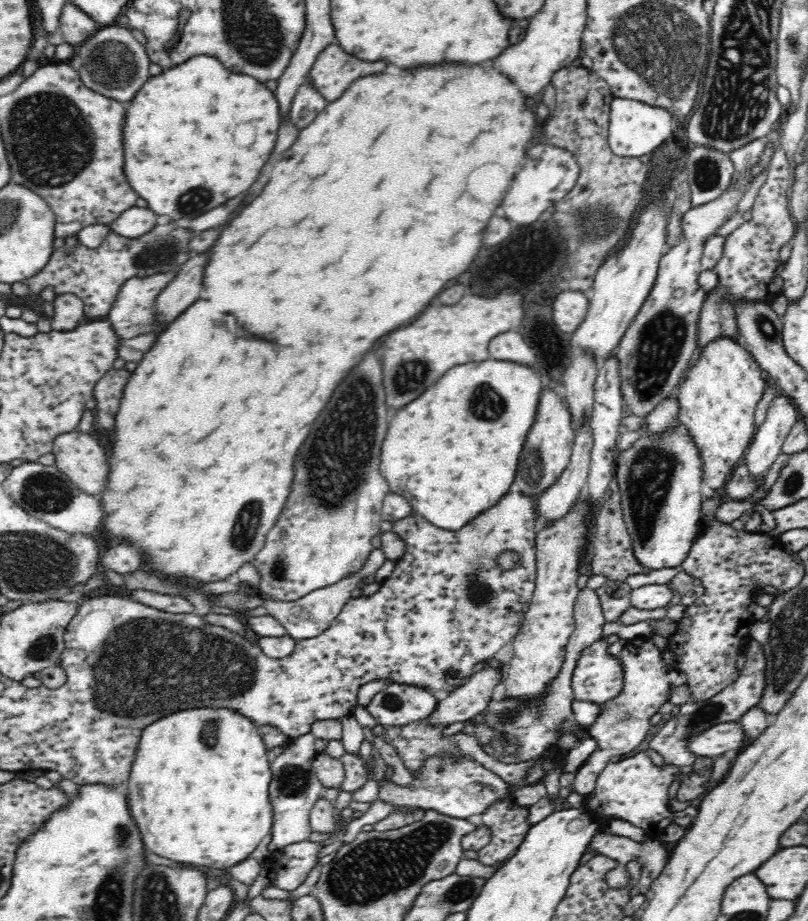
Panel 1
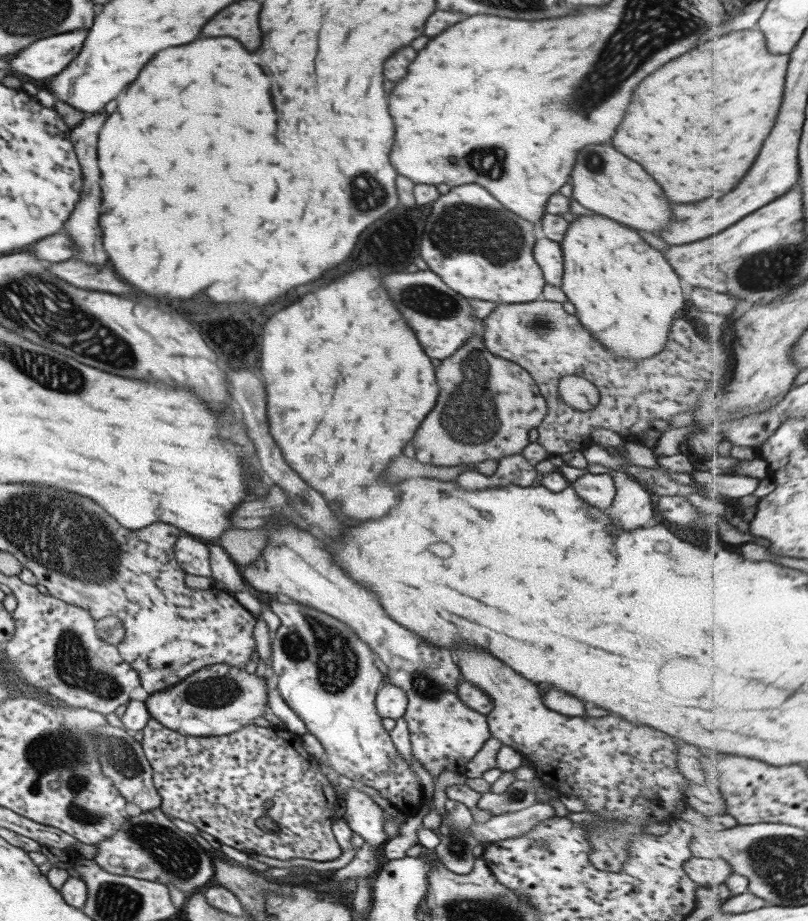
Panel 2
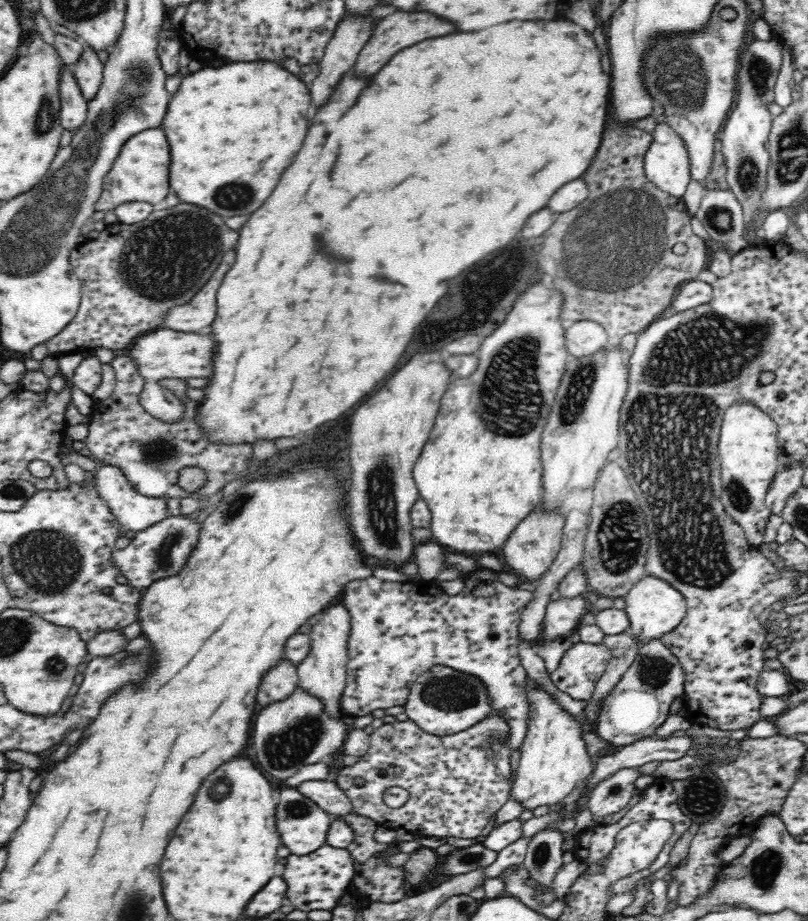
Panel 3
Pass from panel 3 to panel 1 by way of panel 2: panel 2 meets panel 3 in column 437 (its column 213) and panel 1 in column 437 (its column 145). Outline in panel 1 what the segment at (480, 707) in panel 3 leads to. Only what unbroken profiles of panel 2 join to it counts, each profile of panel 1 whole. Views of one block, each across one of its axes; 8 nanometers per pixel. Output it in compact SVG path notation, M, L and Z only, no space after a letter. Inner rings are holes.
M390 683L372 698L367 709L377 724L402 727L426 721L436 712L438 702L426 687Z

